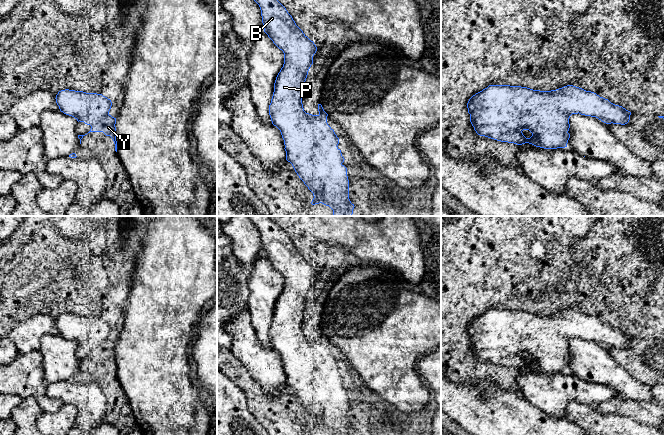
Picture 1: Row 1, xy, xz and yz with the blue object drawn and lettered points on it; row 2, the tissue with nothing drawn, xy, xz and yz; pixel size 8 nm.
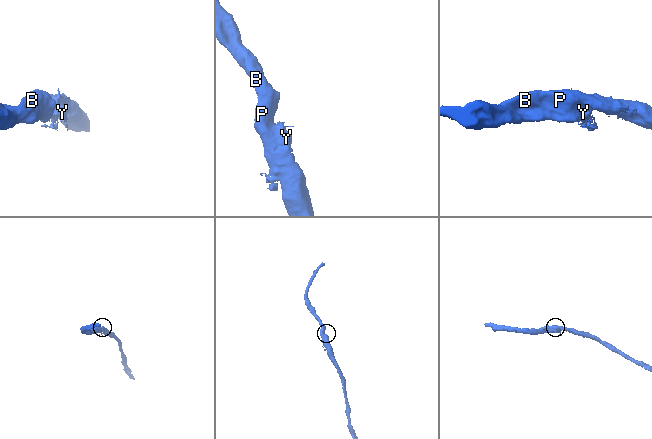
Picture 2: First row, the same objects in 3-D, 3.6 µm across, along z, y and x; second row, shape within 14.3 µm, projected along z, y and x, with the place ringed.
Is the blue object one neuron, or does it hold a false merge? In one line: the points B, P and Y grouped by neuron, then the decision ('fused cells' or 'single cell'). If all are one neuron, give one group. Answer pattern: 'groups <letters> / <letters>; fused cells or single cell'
groups B P Y; single cell

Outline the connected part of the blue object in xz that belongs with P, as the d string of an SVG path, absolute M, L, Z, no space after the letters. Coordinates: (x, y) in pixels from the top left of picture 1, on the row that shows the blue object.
M278 0L254 1L261 10L264 32L284 53L284 64L274 83L269 115L272 124L281 132L286 160L292 164L299 178L313 193L312 205L322 203L329 206L334 216L352 216L355 206L349 199L347 168L342 164L345 159L337 147L339 138L328 125L328 114L321 104L318 104L318 115L306 113L302 104L304 84L317 47L296 25Z

